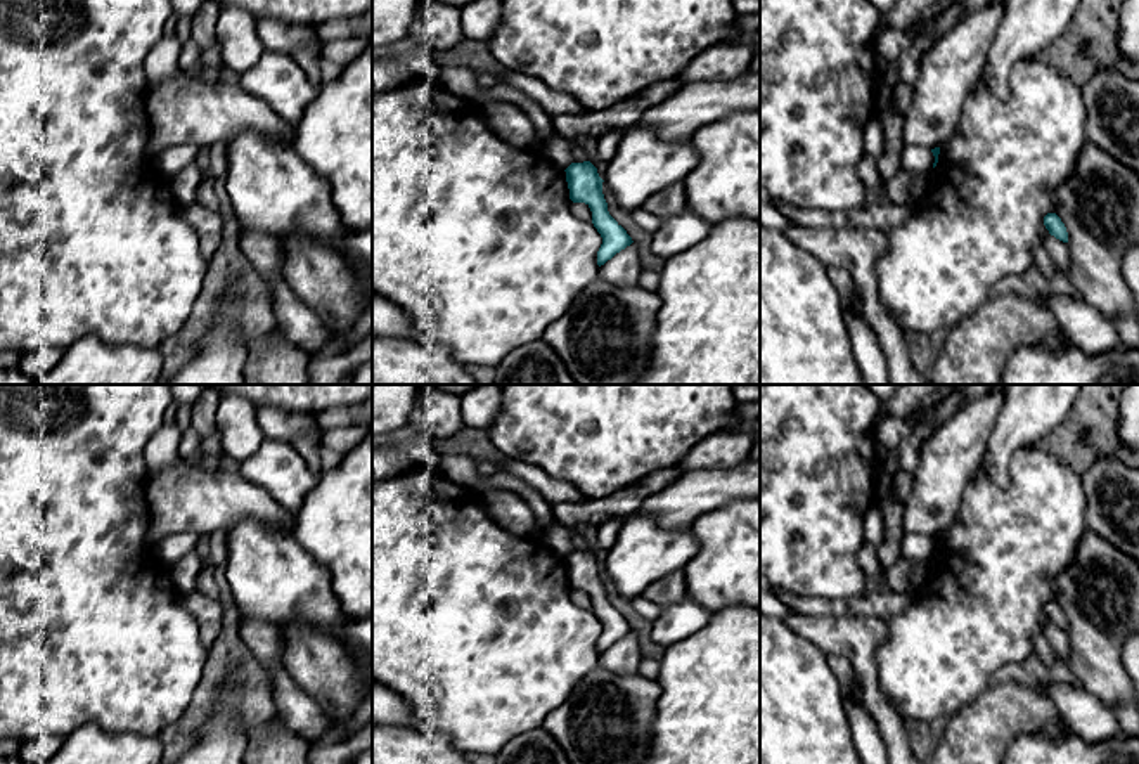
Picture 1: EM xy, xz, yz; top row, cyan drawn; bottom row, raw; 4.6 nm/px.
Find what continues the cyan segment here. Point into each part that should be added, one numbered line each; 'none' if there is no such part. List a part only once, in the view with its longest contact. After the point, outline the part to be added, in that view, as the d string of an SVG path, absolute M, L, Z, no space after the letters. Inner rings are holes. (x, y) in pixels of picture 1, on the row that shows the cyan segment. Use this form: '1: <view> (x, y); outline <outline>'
none

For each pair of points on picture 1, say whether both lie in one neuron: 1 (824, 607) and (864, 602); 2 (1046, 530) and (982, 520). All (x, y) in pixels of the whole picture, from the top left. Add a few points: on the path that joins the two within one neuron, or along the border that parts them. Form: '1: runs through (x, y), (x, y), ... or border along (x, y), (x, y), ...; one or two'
1: runs through (835, 607), (854, 607); one
2: runs through (1030, 530), (1003, 530), (997, 525); one

